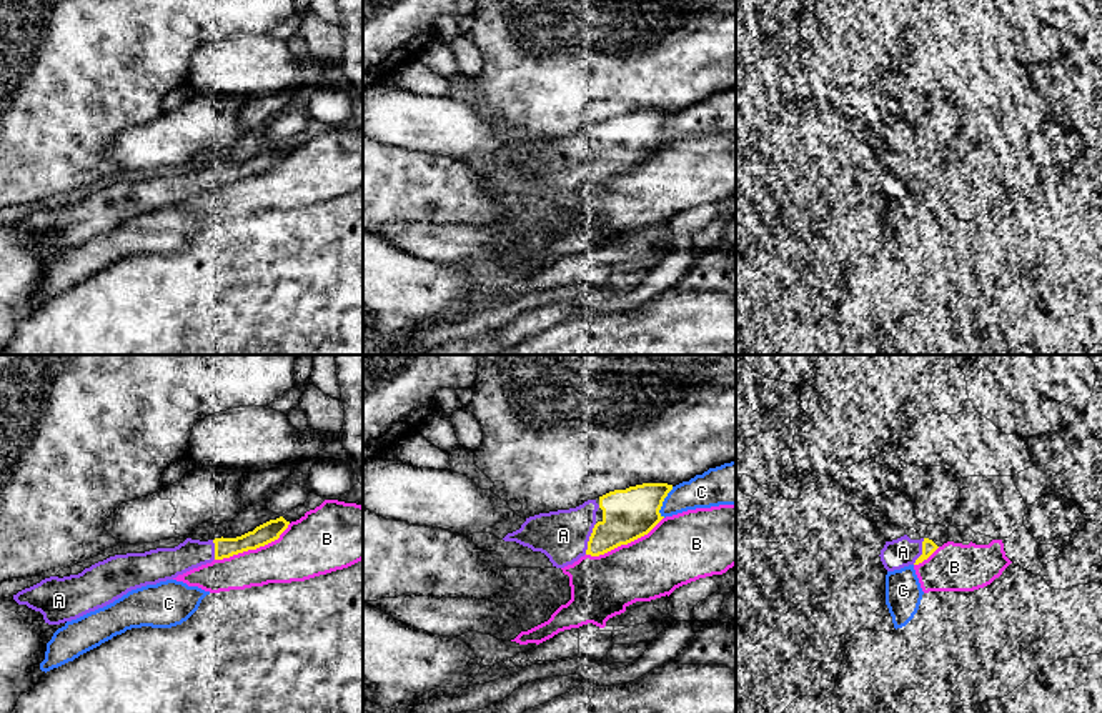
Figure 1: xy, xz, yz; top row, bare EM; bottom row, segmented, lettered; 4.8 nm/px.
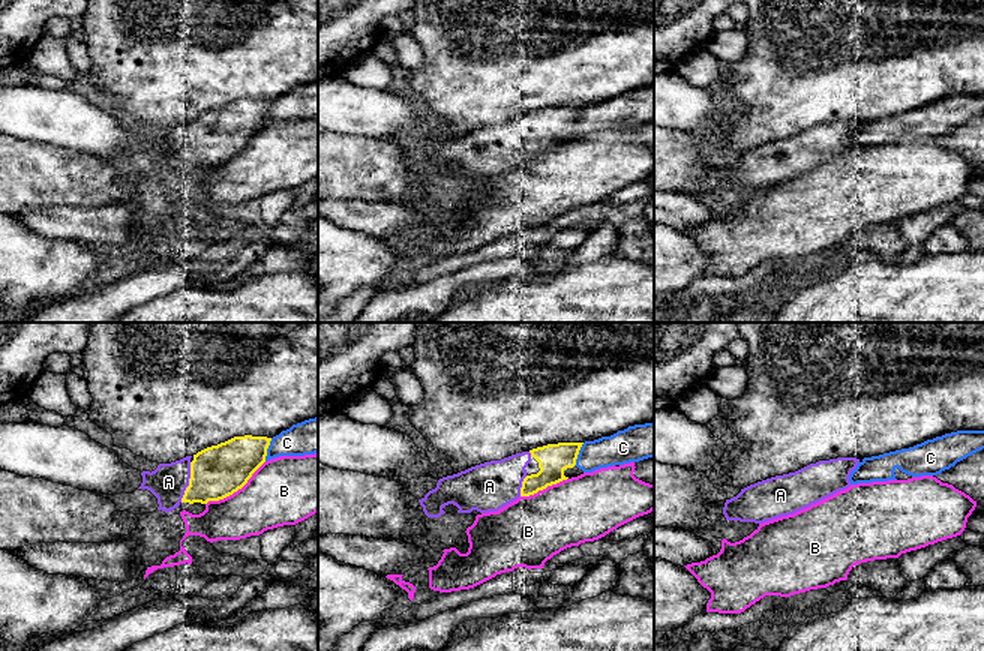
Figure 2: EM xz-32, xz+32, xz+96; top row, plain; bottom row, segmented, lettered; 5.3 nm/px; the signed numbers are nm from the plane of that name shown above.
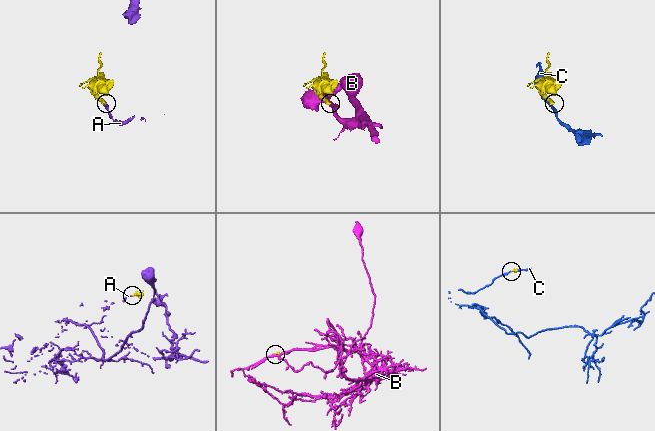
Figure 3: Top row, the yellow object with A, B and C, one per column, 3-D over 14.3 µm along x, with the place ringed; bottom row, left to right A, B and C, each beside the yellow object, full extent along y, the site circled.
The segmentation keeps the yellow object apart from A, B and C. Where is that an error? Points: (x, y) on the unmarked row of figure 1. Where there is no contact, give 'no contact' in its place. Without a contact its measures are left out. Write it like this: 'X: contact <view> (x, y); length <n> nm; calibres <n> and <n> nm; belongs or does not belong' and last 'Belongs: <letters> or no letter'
A: contact xz (590, 165); length 160 nm; calibres 240 and 240 nm; belongs
B: contact xy (253, 175); length 400 nm; calibres 100 and 280 nm; does not belong
C: contact xz (663, 127); length 160 nm; calibres 240 and 170 nm; does not belong
Belongs: A

